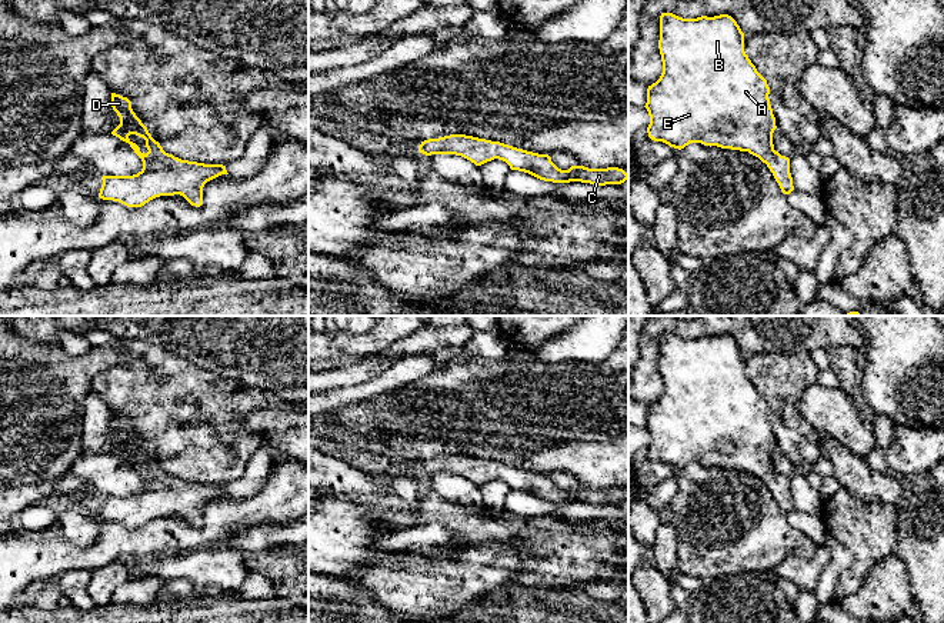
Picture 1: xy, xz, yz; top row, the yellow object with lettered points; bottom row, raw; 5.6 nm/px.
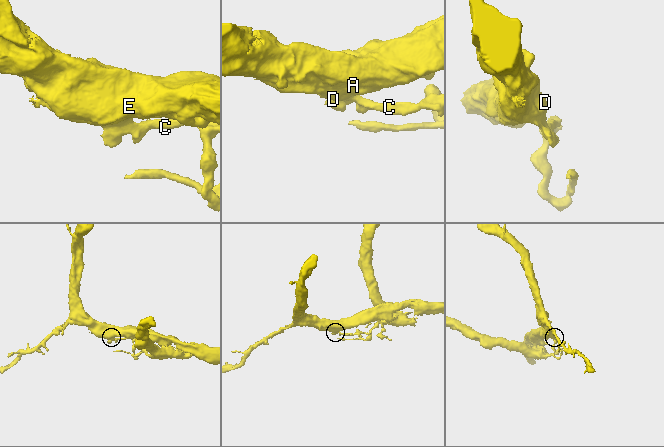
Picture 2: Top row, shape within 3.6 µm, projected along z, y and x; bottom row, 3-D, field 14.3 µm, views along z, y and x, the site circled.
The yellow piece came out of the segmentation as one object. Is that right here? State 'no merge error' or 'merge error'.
merge error

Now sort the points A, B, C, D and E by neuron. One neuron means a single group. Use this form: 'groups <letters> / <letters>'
groups A B D E / C

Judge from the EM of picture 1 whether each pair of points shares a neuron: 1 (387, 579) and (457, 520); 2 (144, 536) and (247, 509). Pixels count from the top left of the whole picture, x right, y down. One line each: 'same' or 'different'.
1: different
2: same

